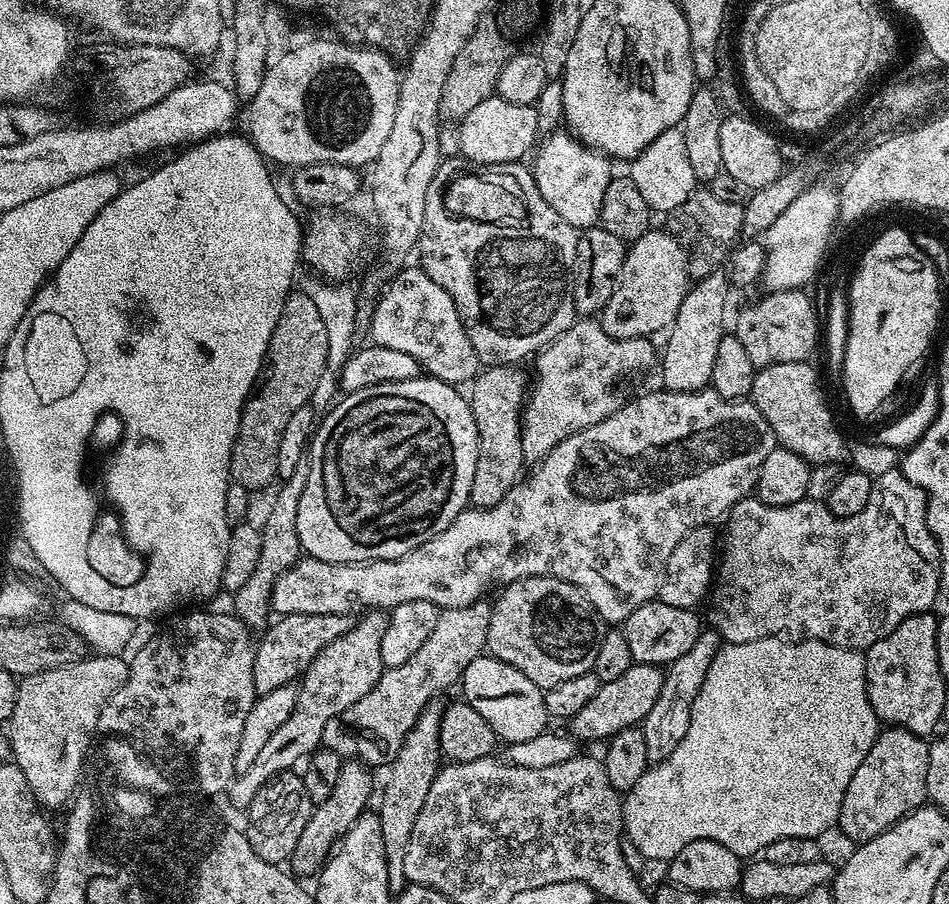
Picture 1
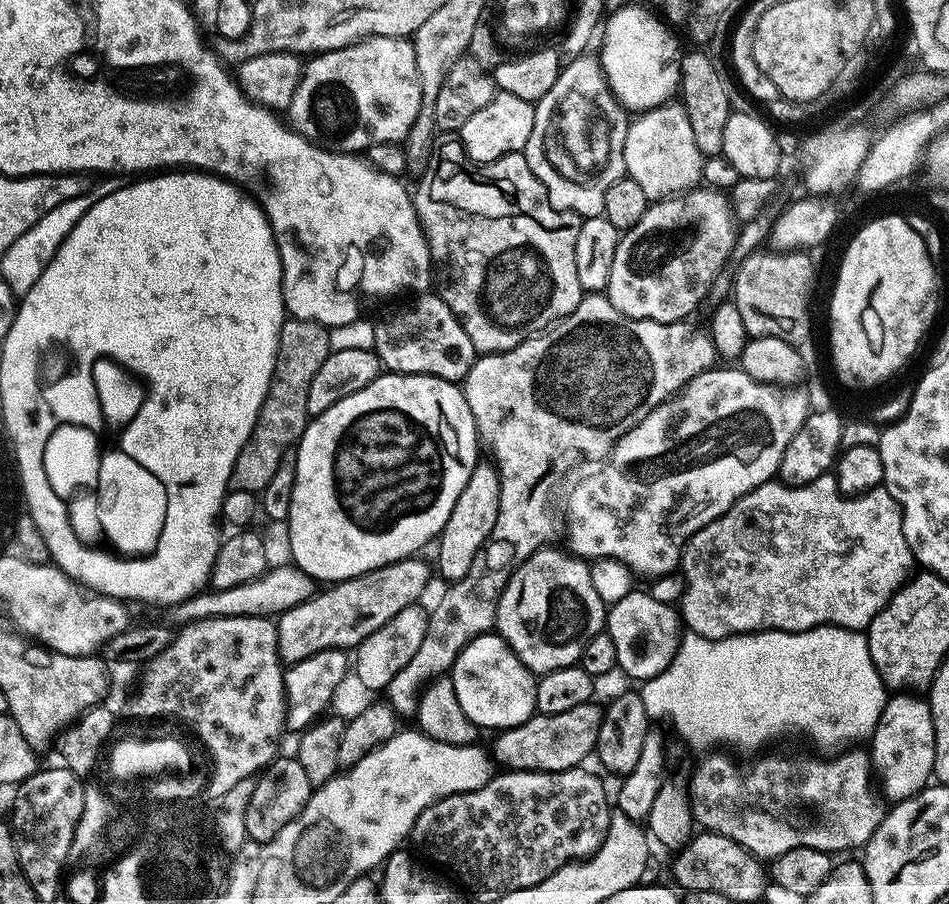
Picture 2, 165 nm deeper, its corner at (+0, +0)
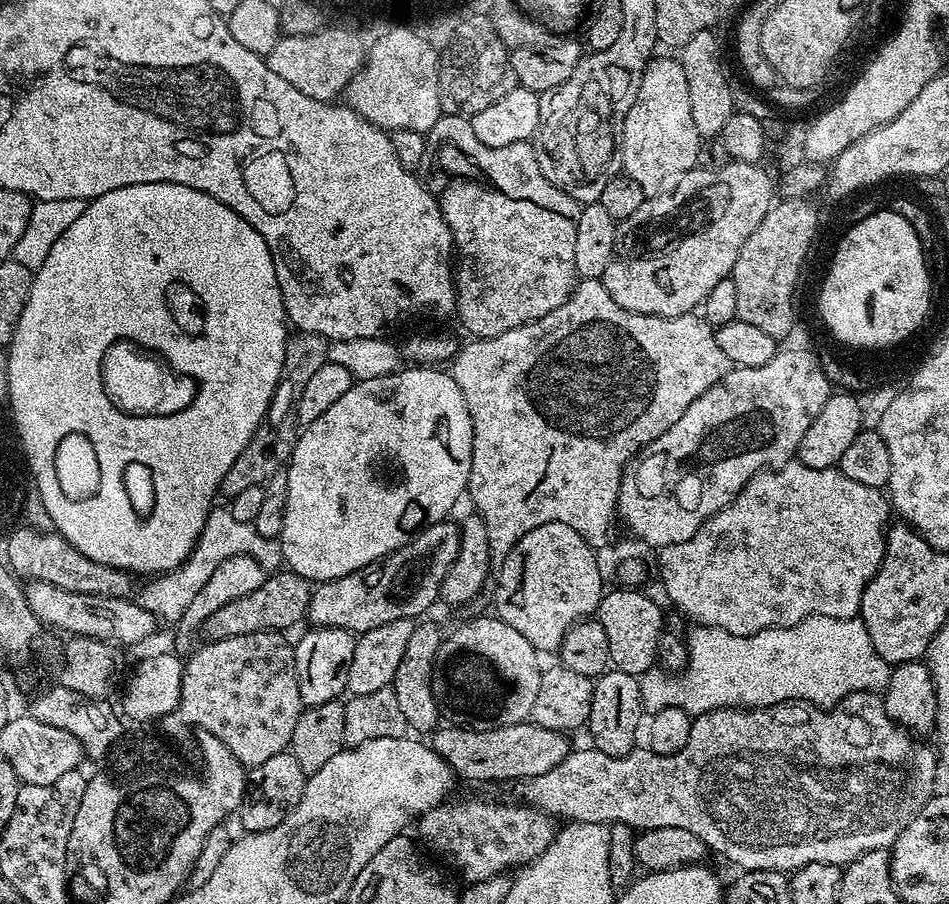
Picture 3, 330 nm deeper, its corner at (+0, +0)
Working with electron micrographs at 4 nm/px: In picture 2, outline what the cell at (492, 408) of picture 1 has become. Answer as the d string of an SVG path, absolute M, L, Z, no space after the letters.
M477 462L470 474L470 482L466 482L466 490L458 494L458 502L454 502L454 510L450 510L450 518L446 518L446 526L440 531L438 545L440 553L436 556L435 567L445 576L445 581L455 582L462 579L466 570L474 563L478 550L490 538L490 530L494 530L494 522L498 522L498 502L500 501L500 474L495 463Z

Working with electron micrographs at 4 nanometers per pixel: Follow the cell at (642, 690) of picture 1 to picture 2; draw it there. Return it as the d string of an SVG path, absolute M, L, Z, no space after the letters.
M589 702L582 706L574 706L571 710L565 710L563 714L550 714L542 716L534 714L526 722L522 722L513 728L503 729L500 736L493 744L490 744L491 753L497 761L504 763L503 767L518 772L561 772L571 768L581 767L587 756L591 757L596 751L598 742L598 730L602 726L604 708L596 705L596 702Z

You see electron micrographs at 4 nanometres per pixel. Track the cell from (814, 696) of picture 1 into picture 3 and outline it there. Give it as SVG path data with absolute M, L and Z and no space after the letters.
M812 616L801 624L795 624L793 628L768 628L753 636L735 636L729 632L719 632L717 628L703 626L696 626L691 630L693 632L686 641L686 663L679 674L649 670L639 677L640 702L649 713L663 708L680 708L697 717L704 712L712 712L715 708L751 710L785 702L835 706L845 696L868 694L888 687L890 665L874 650L864 621L859 618L839 620Z

